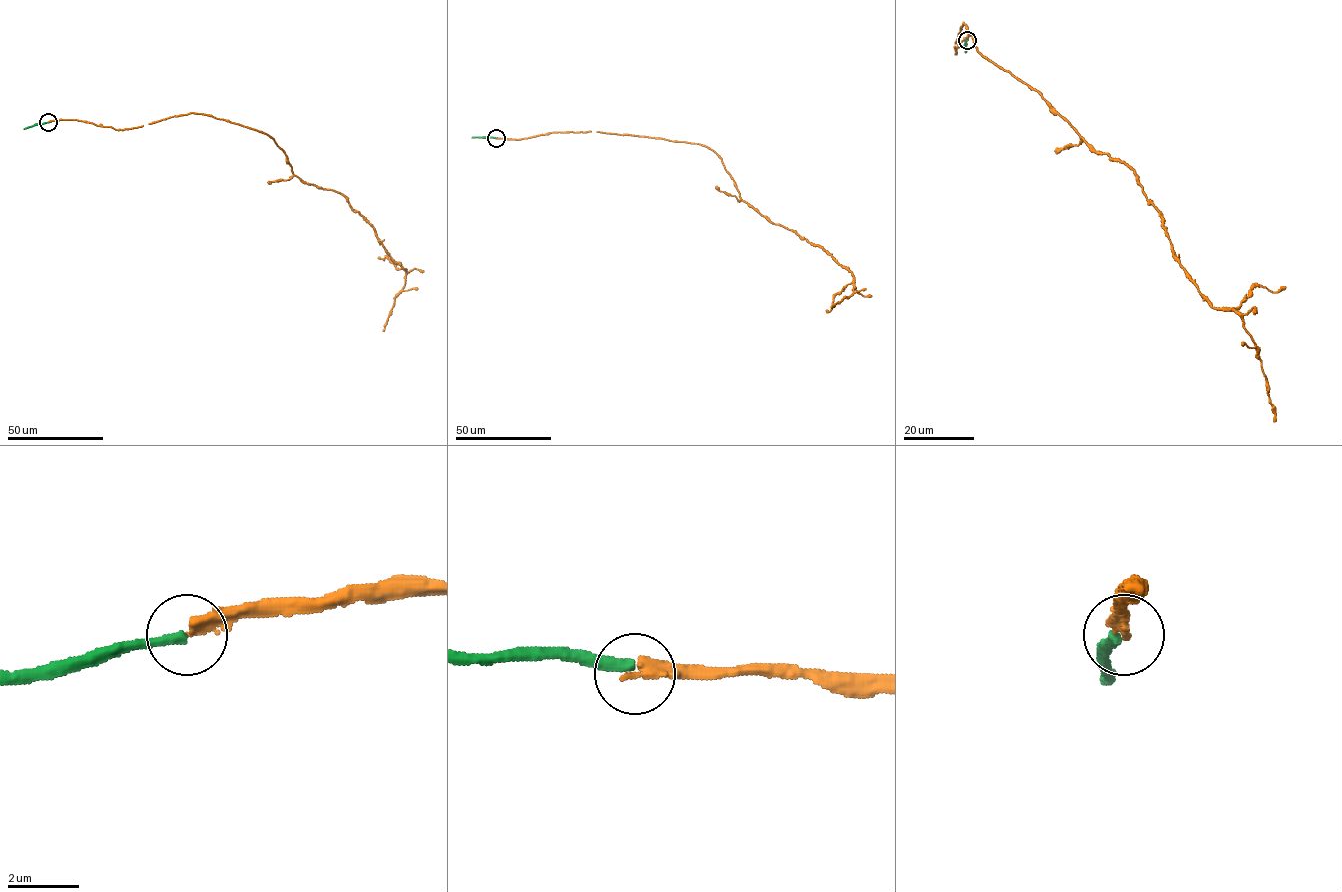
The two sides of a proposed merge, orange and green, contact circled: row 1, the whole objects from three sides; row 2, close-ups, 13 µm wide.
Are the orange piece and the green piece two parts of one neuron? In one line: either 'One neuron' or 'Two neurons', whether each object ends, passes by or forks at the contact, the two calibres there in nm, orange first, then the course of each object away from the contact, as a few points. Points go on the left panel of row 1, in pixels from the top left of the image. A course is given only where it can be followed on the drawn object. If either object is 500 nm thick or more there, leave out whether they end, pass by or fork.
Two neurons. At the ring orange ends. At the ring green ends. Thickness 340 nm (orange) against 280 nm. Course of orange: (48, 122), (125, 129), (197, 113), (265, 133), (295, 175), (343, 195), (405, 269), (383, 331). Course of green: (48, 122), (23, 129)

